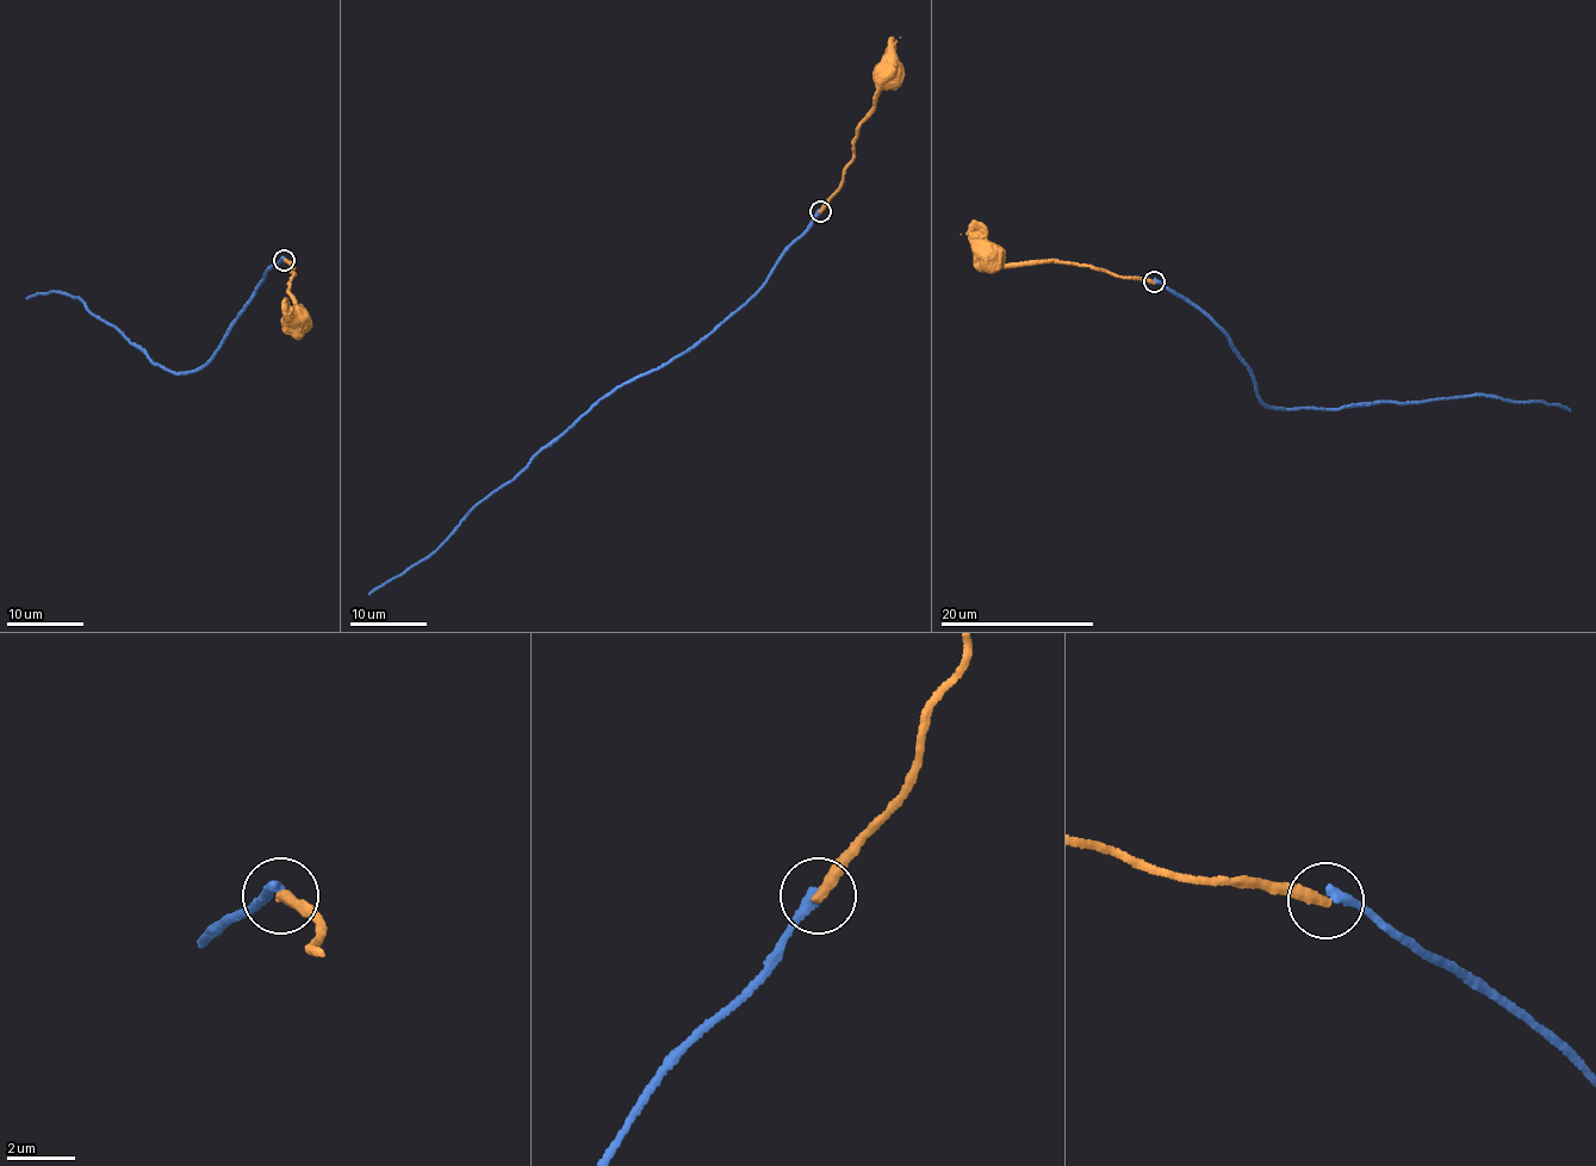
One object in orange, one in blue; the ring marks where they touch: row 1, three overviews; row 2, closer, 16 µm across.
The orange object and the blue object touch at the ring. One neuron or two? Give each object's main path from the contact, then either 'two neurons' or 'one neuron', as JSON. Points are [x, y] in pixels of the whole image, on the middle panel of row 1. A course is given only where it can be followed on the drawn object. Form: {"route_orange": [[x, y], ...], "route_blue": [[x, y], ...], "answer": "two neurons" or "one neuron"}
{"route_orange": [[820, 211], [838, 188], [852, 160], [858, 123], [873, 107], [875, 94], [896, 80], [893, 74]], "route_blue": [[820, 212], [753, 293], [700, 342], [609, 392], [526, 469], [470, 510], [423, 559], [368, 595]], "answer": "two neurons"}

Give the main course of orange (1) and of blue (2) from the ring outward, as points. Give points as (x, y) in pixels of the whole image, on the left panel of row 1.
1: (285, 260), (295, 274), (286, 292), (295, 305), (291, 316), (296, 321), (300, 318)
2: (285, 260), (259, 283), (212, 360), (191, 372), (171, 372), (153, 361), (81, 298), (61, 292), (26, 299)

